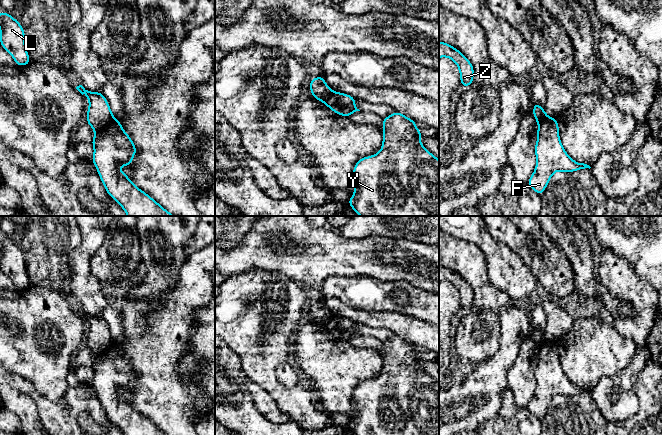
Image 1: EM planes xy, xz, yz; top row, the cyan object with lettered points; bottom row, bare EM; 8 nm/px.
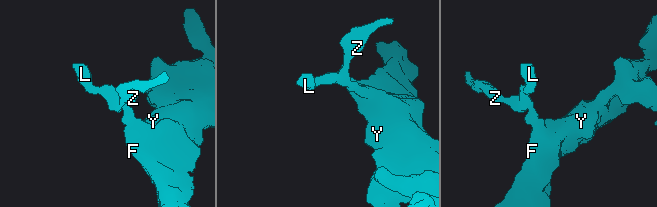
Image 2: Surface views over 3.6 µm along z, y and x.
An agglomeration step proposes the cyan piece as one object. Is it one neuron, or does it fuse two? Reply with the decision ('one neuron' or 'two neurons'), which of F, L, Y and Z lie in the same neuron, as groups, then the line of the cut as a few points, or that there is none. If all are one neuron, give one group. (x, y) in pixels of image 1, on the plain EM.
two neurons | F Y / L Z | xy (114, 342), (95, 356)

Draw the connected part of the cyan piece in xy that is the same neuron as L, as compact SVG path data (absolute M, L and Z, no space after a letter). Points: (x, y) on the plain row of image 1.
M6 235L0 237L0 269L10 277L17 290L27 290L31 286L25 269L24 253Z

